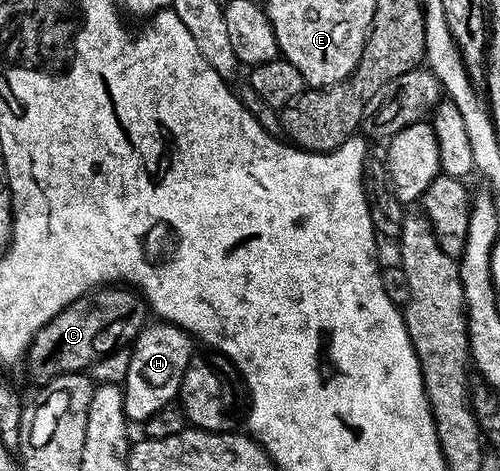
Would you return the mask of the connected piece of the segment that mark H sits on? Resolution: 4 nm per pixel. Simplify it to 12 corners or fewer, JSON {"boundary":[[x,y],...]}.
{"boundary":[[155,321],[131,347],[123,408],[146,421],[174,404],[193,339]]}

